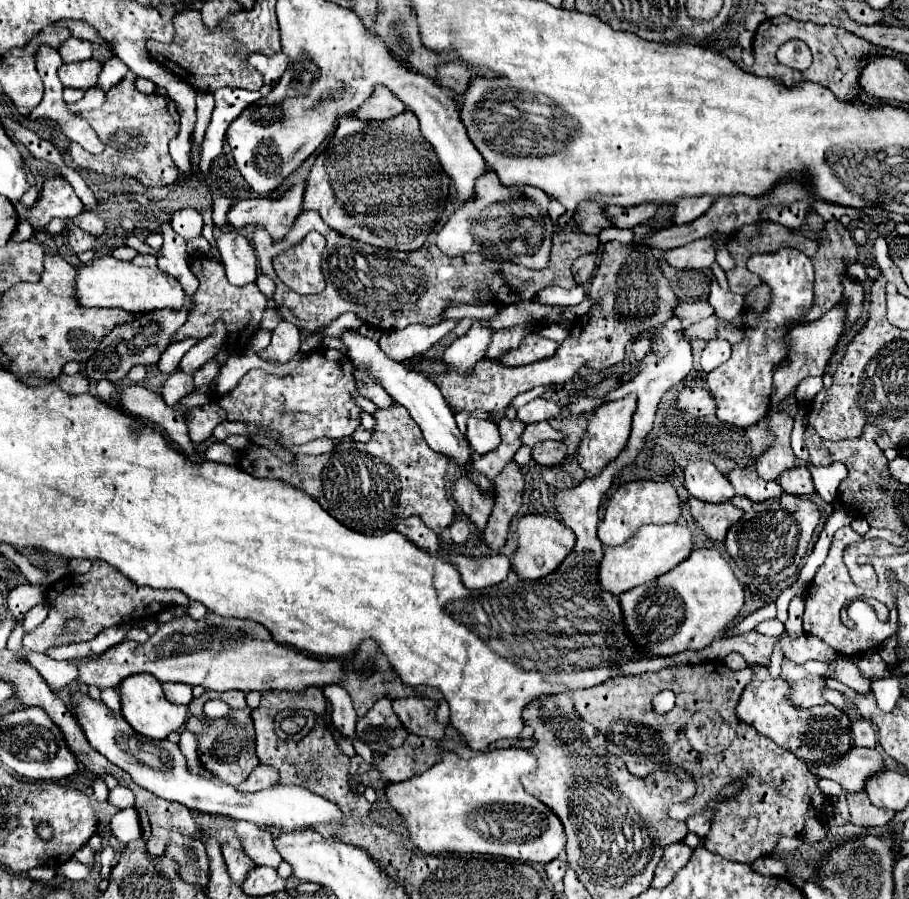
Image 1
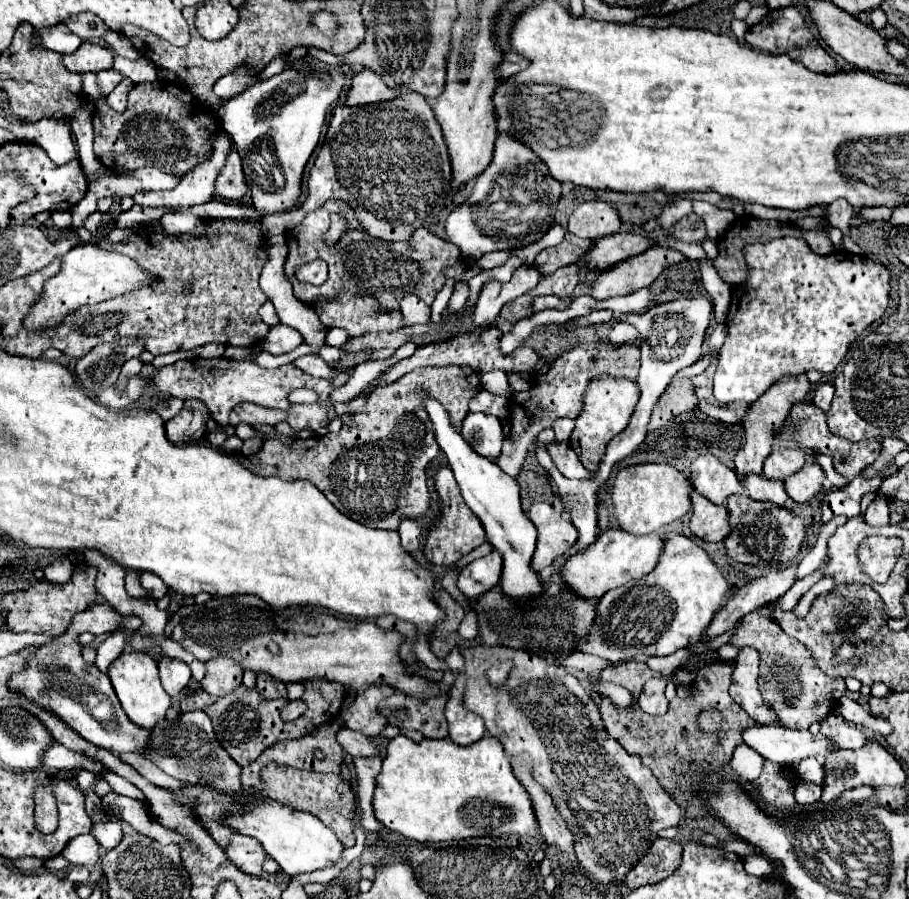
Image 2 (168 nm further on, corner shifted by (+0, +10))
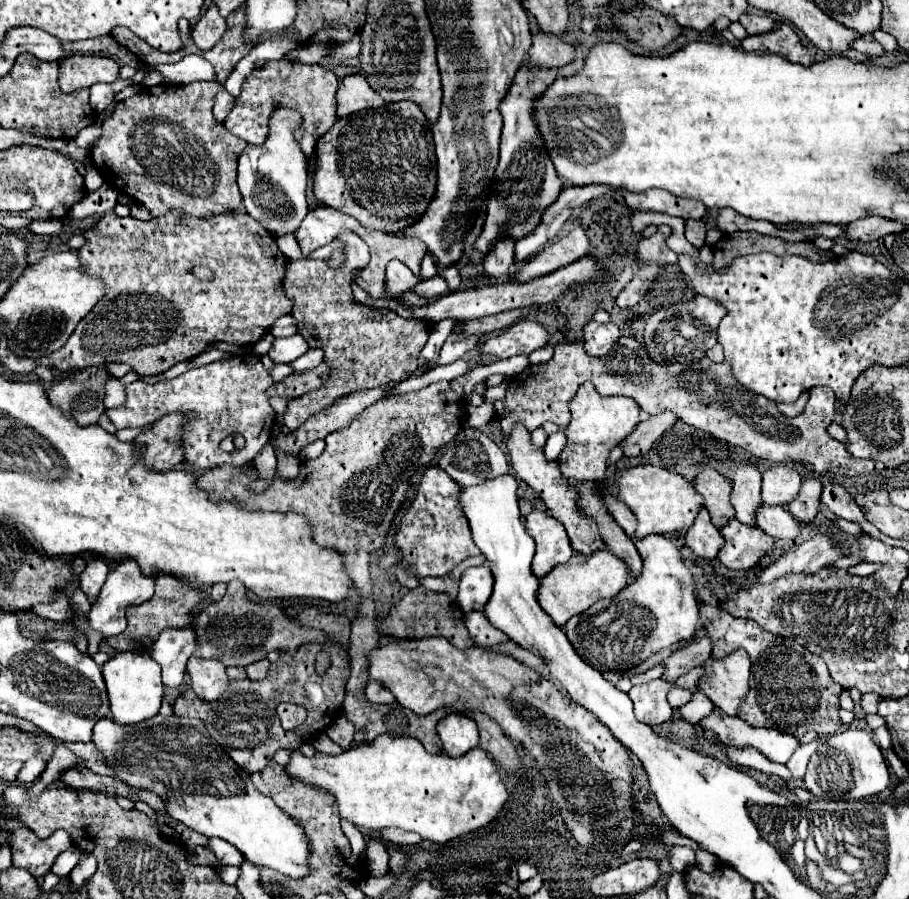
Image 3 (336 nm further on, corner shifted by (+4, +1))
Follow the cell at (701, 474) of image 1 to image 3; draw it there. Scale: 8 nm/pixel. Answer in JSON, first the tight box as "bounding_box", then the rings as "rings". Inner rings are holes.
{"bounding_box":[692,468,734,528],"rings":[[[704,468],[694,478],[692,486],[704,496],[704,508],[710,512],[714,526],[722,528],[730,518],[734,518],[734,508],[730,504],[732,484],[722,474],[714,468]]]}

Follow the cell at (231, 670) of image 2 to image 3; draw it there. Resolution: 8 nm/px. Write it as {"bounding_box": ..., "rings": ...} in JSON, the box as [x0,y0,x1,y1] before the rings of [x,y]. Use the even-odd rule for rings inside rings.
{"bounding_box":[188,656,230,702],"rings":[[[192,656],[188,660],[188,674],[196,696],[208,702],[218,700],[228,690],[230,684],[226,666],[220,664],[220,660],[202,660]]]}

